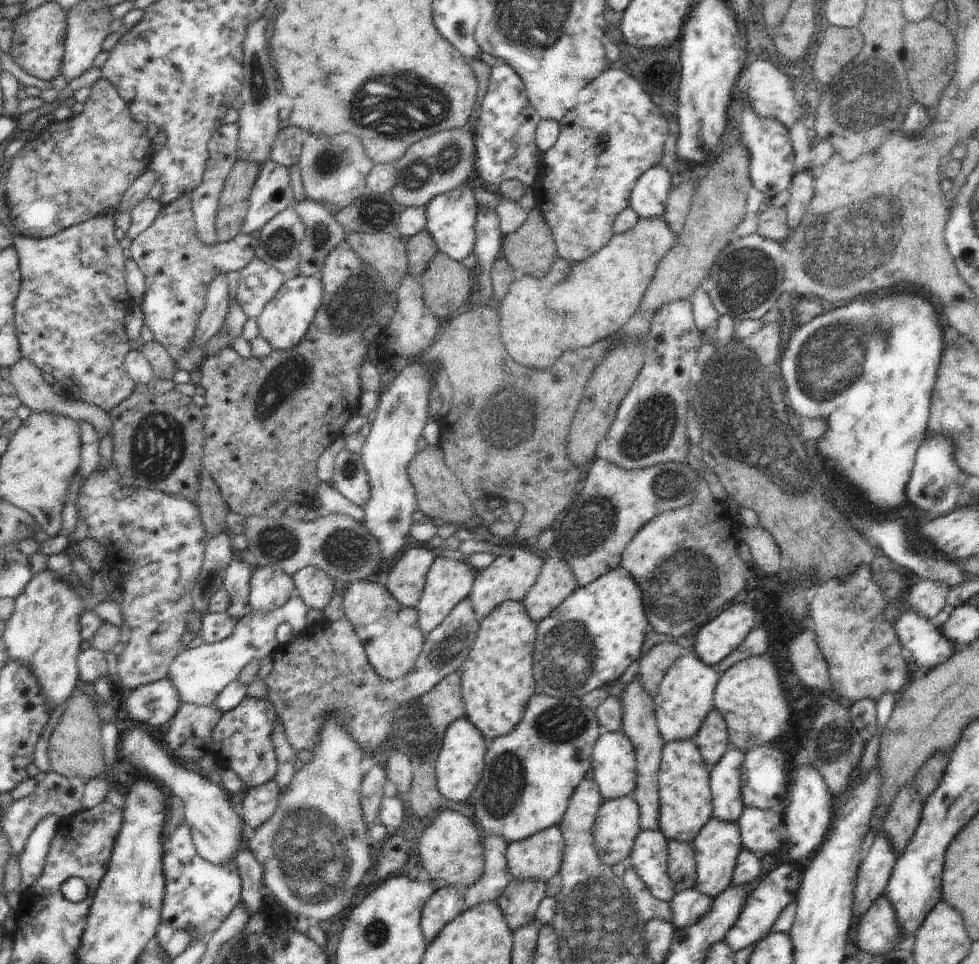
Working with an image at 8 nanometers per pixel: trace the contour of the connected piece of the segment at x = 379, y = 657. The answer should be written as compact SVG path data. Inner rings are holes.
M357 580L348 586L342 597L344 617L352 624L354 634L363 642L371 667L386 681L402 678L410 672L426 642L426 635L418 626L418 609L404 607L387 591L384 583Z

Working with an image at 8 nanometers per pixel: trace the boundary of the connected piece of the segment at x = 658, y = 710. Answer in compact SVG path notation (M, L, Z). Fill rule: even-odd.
M690 652L672 664L653 697L658 730L665 743L693 739L714 706L714 691L721 674Z

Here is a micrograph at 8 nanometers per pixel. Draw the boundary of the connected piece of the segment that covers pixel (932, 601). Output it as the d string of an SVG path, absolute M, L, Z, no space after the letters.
M921 580L911 588L907 601L911 609L931 620L946 606L950 589L948 582Z

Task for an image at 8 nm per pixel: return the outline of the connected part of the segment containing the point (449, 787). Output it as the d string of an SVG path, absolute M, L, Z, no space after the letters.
M466 717L454 720L442 739L442 750L434 764L437 787L440 794L450 800L466 800L478 786L484 770L484 759L488 750L483 734Z

